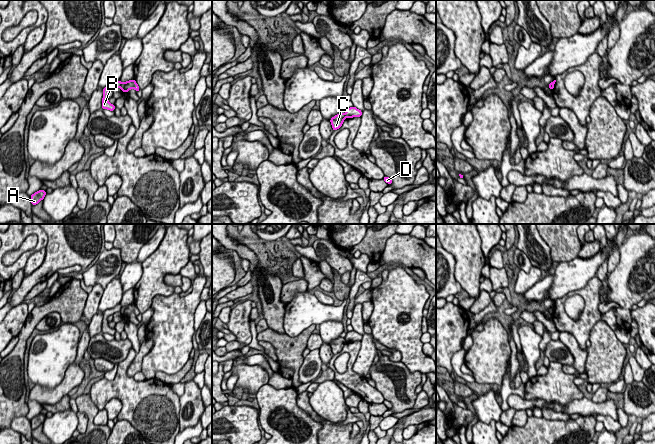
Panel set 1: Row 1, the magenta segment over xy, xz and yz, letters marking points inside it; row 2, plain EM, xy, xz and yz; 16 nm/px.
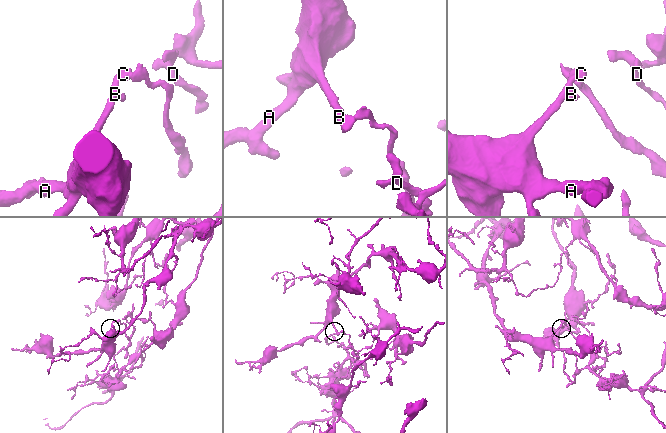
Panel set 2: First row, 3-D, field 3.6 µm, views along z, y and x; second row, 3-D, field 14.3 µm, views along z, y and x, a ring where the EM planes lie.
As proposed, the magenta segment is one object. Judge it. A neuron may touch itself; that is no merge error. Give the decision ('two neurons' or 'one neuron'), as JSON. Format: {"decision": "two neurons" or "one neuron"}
{"decision": "two neurons"}

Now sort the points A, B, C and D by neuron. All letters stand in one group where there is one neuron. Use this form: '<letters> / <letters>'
A B C / D

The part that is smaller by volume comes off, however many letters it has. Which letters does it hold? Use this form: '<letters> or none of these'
D

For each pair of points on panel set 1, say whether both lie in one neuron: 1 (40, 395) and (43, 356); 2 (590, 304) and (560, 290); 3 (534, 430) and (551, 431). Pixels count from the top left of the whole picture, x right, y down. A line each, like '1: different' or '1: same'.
1: different
2: different
3: same

